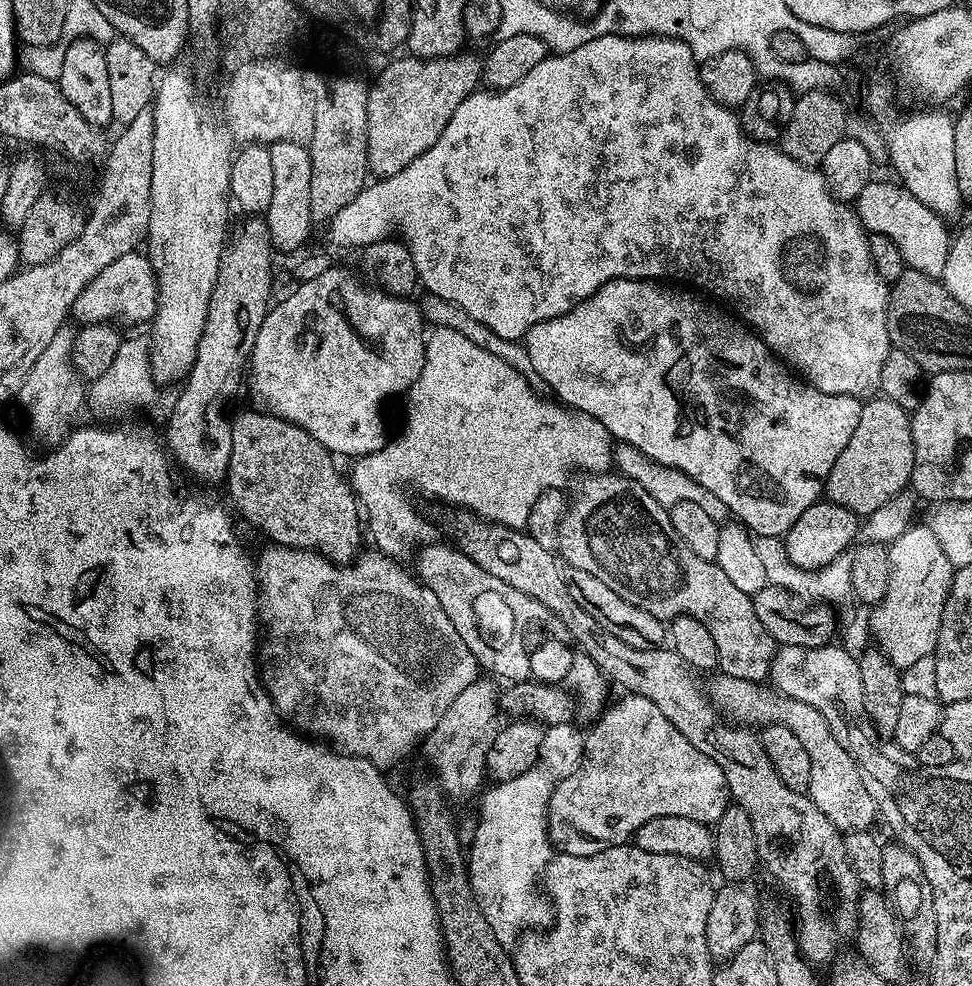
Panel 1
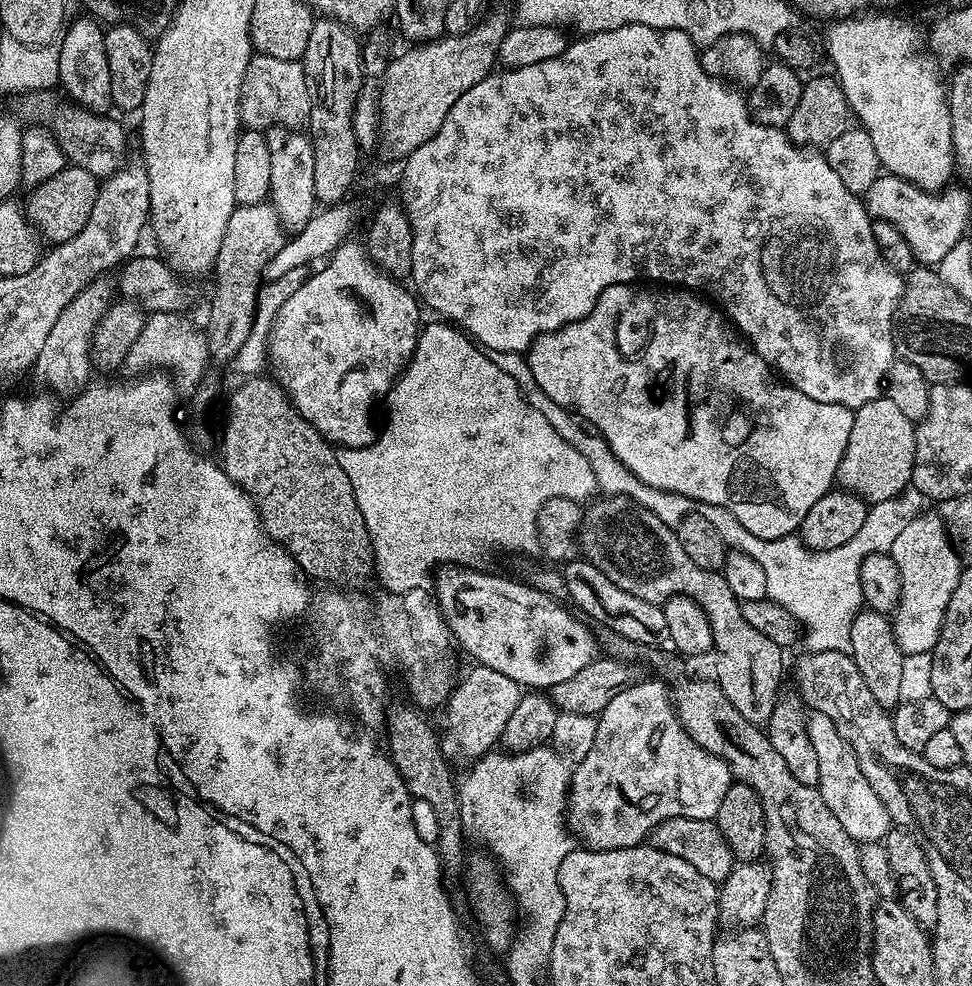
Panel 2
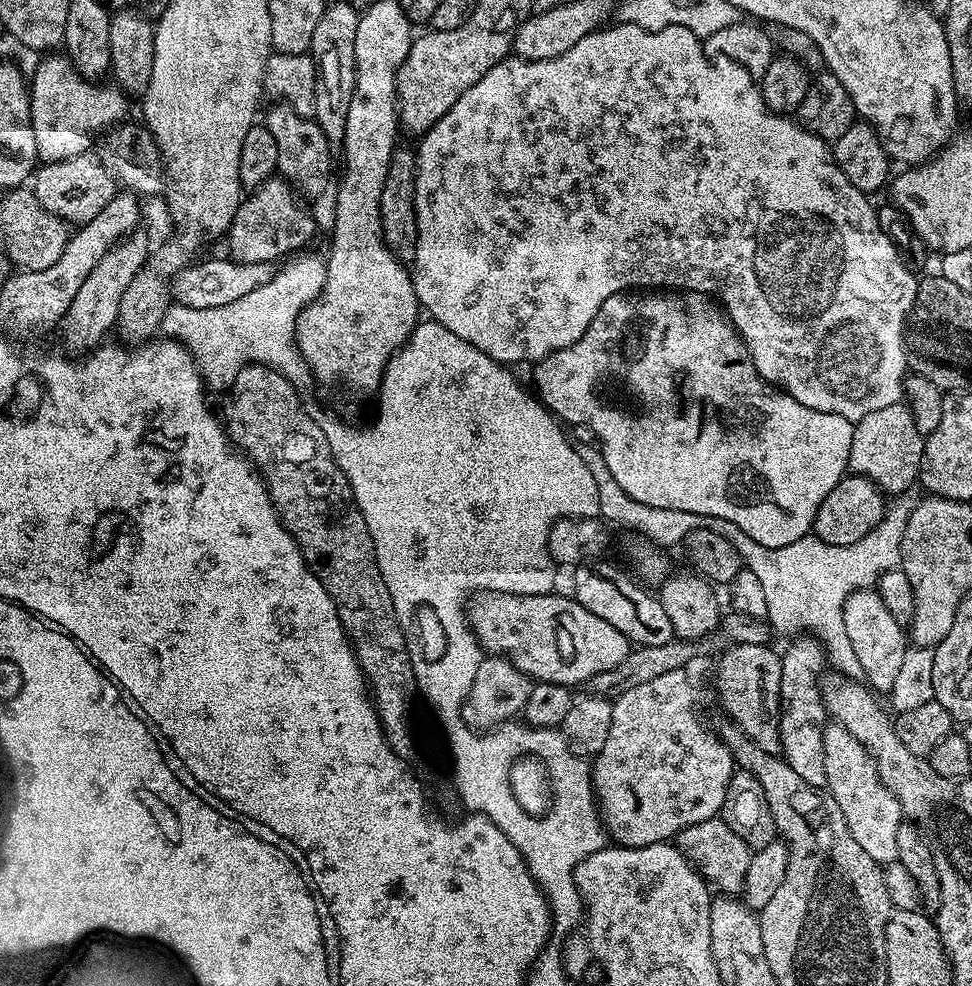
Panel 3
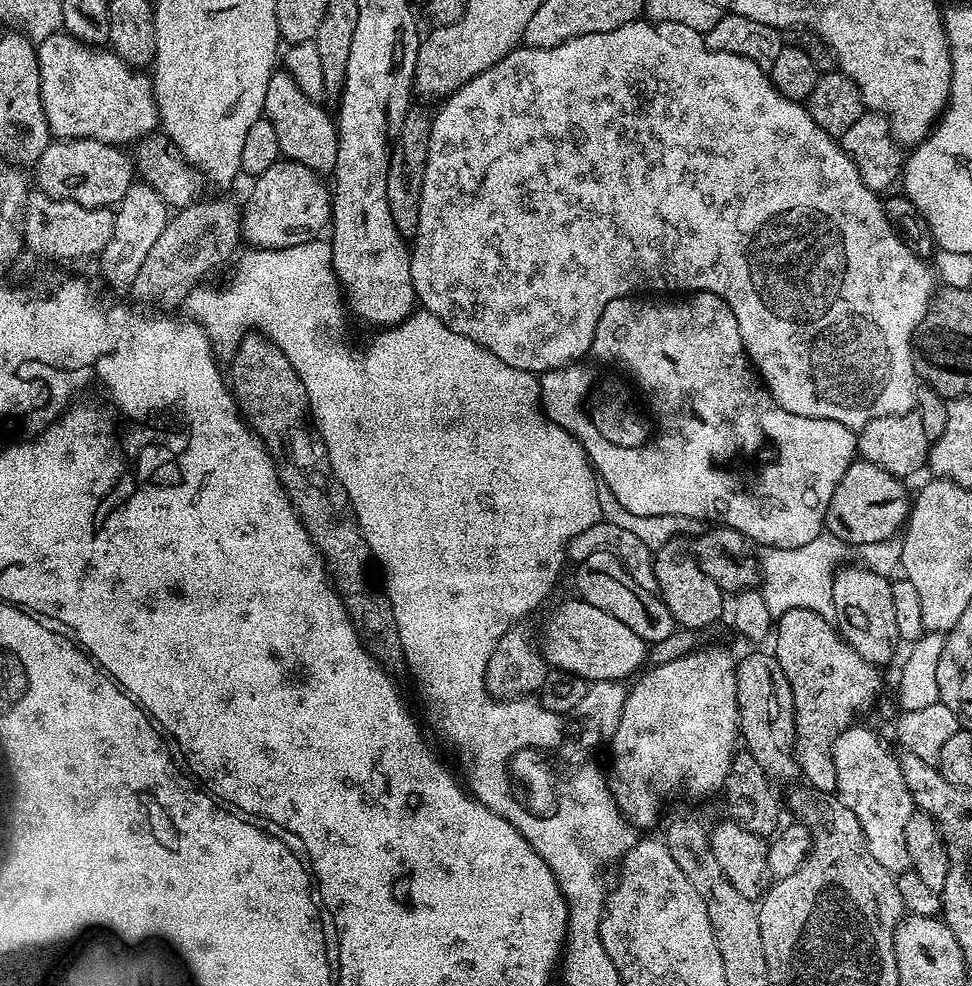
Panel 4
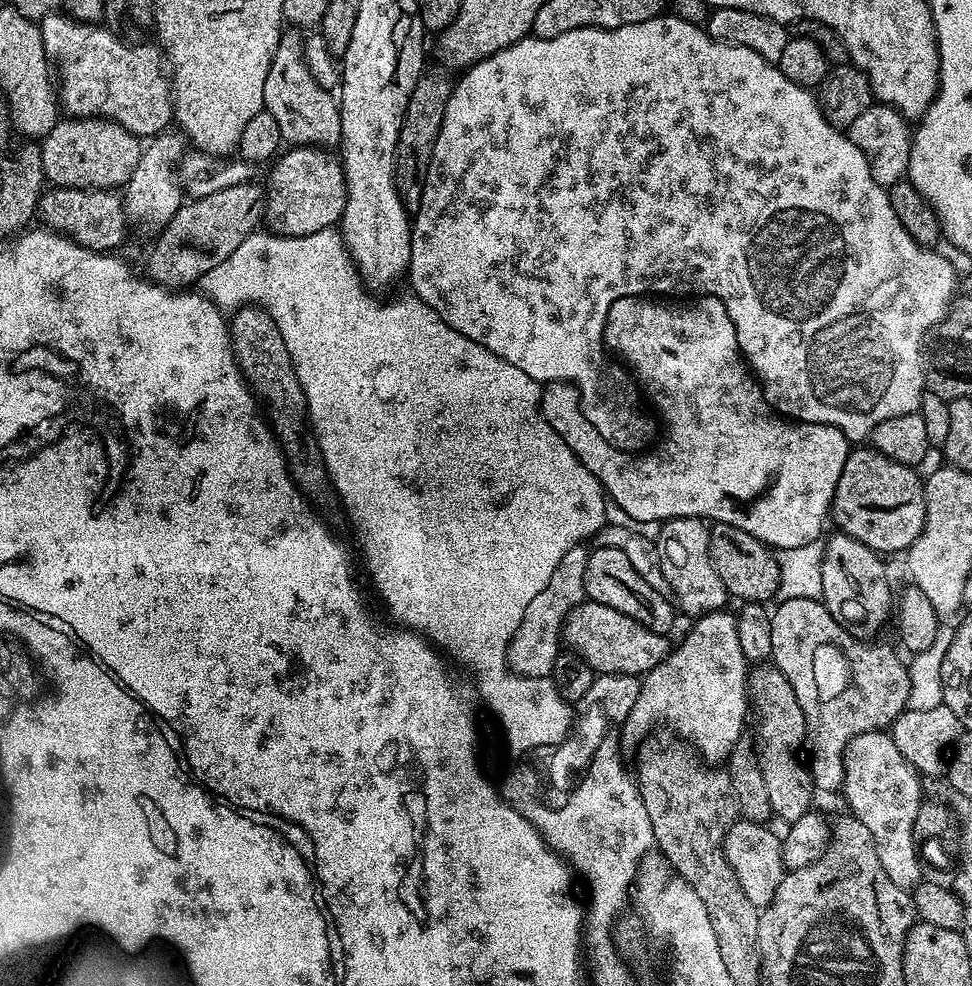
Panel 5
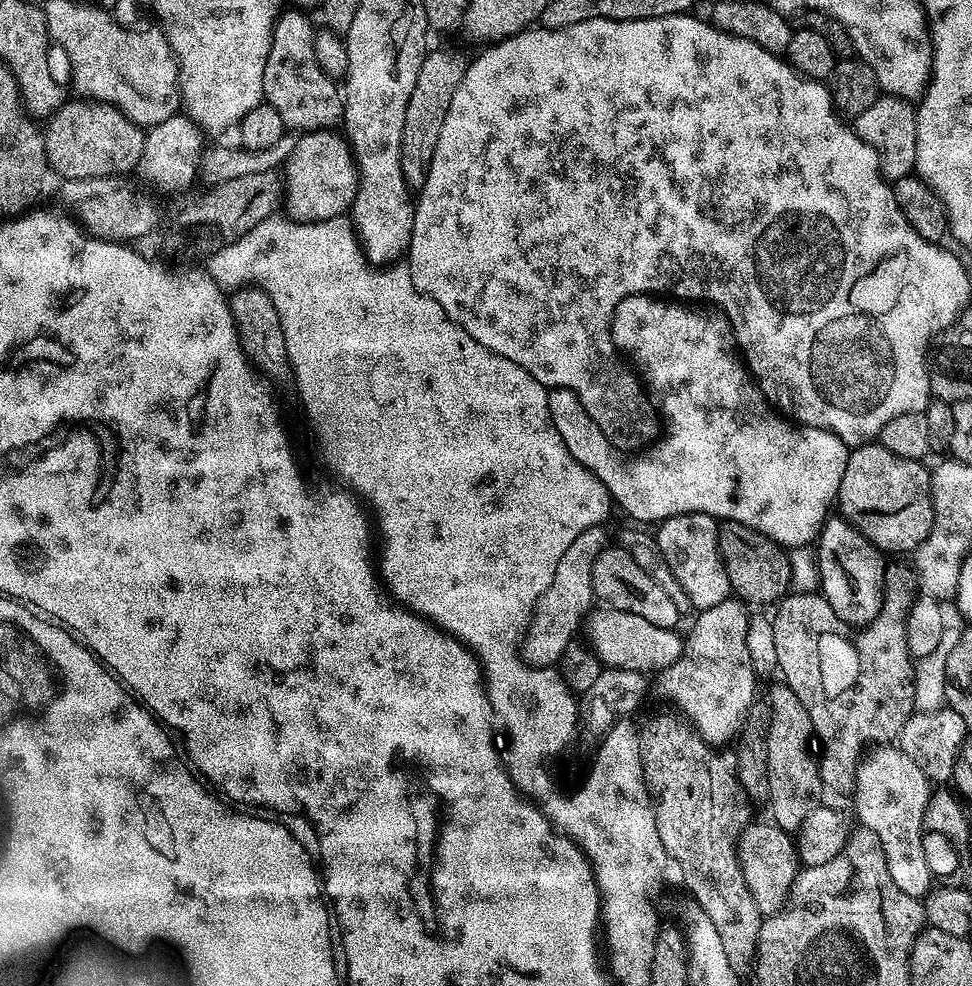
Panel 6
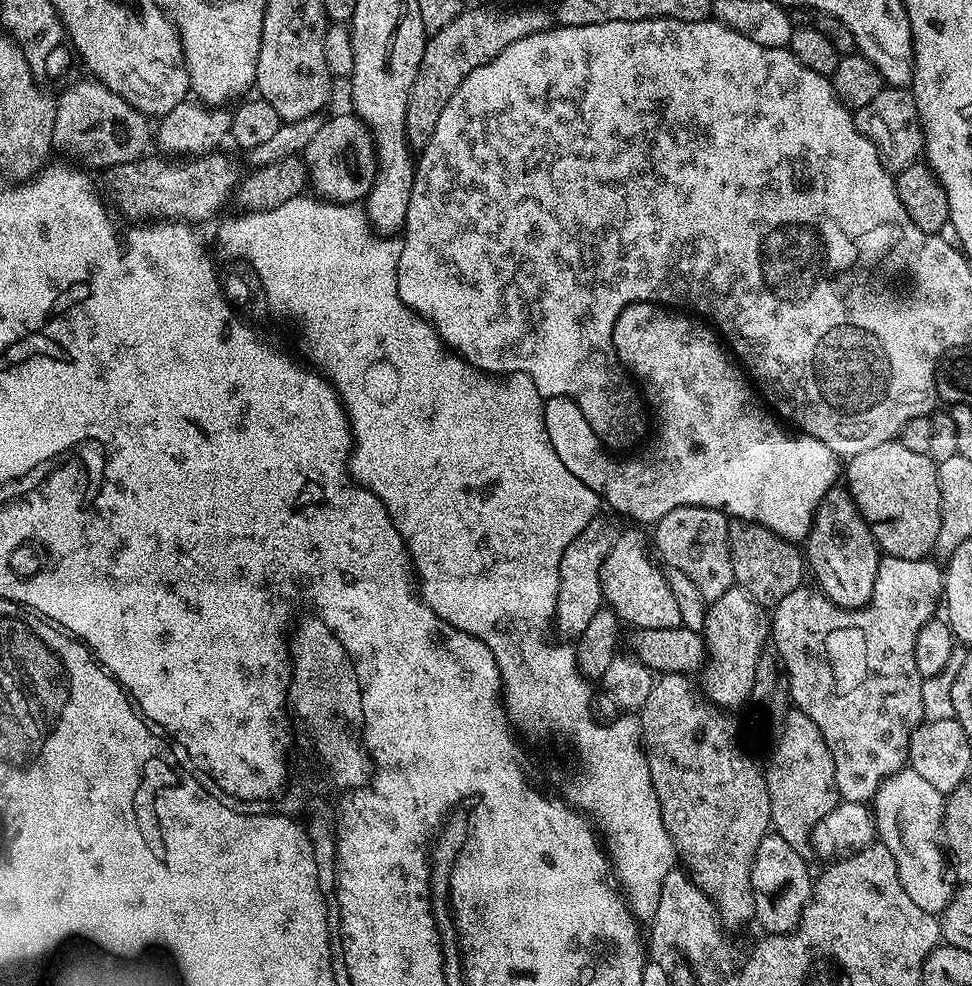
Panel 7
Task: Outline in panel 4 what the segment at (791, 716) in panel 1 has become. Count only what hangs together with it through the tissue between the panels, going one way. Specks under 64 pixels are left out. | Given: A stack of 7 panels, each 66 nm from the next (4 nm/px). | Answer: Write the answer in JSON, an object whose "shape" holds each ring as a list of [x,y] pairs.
{"shape":[[[853,726],[838,734],[832,757],[836,775],[835,795],[847,808],[854,810],[854,818],[858,818],[868,839],[870,854],[874,854],[878,866],[893,874],[909,871],[912,859],[906,850],[904,835],[914,805],[897,753],[892,753],[870,729]]]}

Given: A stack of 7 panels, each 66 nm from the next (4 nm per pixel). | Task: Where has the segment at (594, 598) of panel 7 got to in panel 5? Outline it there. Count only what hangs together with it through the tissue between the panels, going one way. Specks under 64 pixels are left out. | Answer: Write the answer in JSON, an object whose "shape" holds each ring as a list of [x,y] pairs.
{"shape":[[[576,544],[562,562],[550,574],[550,582],[546,582],[546,590],[531,600],[526,606],[526,614],[522,614],[522,622],[514,634],[508,647],[508,666],[515,675],[526,678],[551,677],[556,659],[562,655],[562,633],[572,609],[584,603],[586,597],[586,562],[589,549],[584,544]]]}

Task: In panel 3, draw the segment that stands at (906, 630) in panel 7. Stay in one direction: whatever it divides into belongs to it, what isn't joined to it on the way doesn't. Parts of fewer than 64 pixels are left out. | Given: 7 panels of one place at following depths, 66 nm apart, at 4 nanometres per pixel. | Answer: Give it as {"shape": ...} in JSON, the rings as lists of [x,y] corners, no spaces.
{"shape":[[[806,638],[810,640],[796,640],[788,649],[783,649],[780,661],[782,662],[782,686],[780,687],[780,752],[785,762],[790,766],[790,770],[794,770],[794,774],[798,774],[798,778],[802,778],[802,782],[806,782],[810,786],[823,789],[826,785],[826,758],[822,750],[822,738],[824,737],[824,726],[826,723],[826,711],[824,709],[824,697],[820,695],[821,677],[816,676],[816,672],[823,673],[826,668],[826,651],[825,646],[816,638]]]}

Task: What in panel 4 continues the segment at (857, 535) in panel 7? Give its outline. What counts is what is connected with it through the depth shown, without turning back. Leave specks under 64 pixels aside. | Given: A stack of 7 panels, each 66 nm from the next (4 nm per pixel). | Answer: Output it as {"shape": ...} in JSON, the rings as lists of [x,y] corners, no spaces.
{"shape":[[[841,567],[833,578],[834,627],[844,641],[871,664],[884,666],[896,652],[898,626],[894,618],[894,598],[889,577],[879,576],[868,567]]]}

